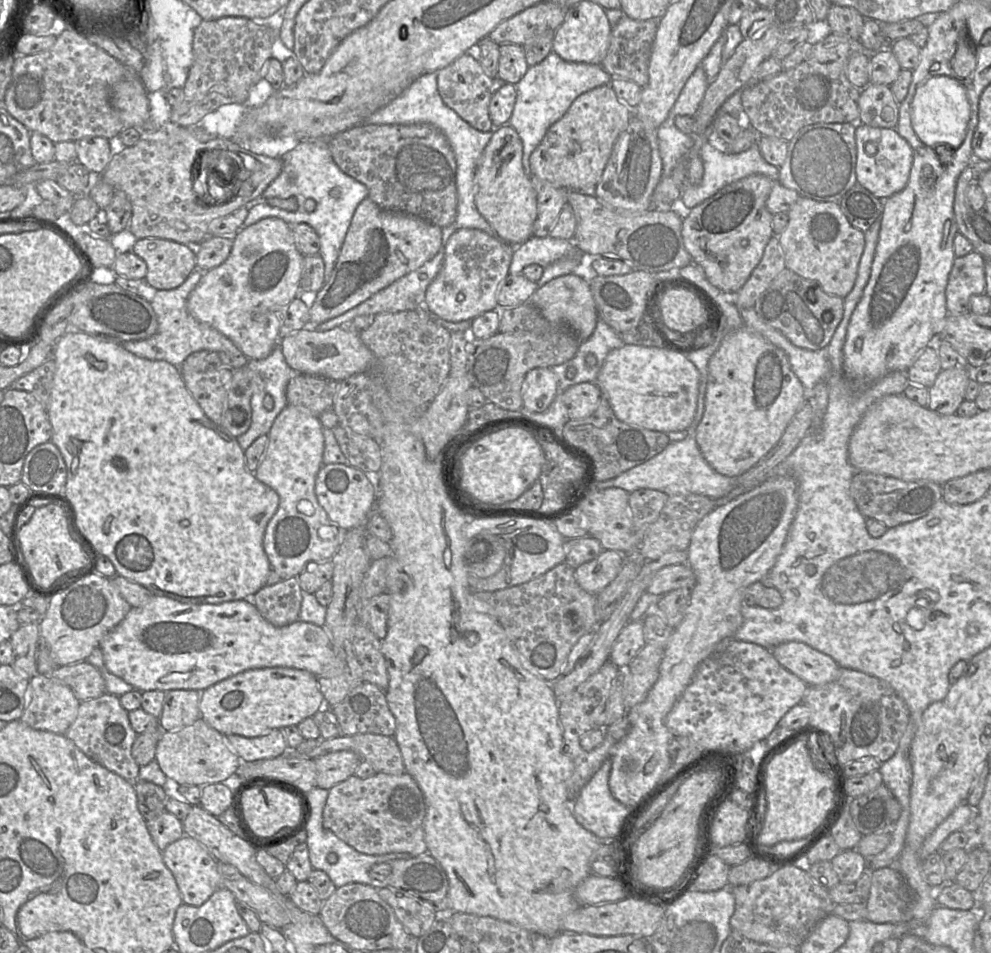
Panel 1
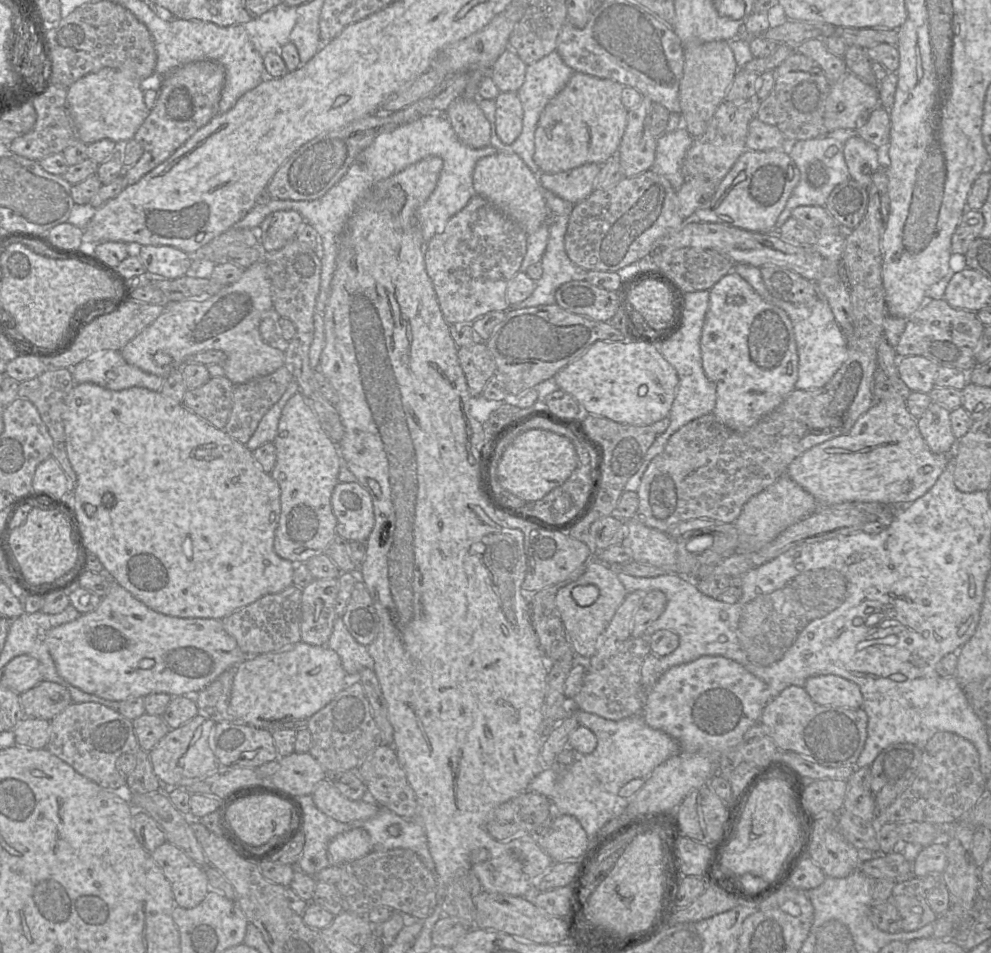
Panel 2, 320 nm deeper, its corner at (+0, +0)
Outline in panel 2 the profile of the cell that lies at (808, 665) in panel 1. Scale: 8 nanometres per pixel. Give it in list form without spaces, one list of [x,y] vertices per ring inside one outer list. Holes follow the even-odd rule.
[[[836,675],[809,677],[804,685],[810,698],[821,706],[860,708],[863,696],[854,682]]]

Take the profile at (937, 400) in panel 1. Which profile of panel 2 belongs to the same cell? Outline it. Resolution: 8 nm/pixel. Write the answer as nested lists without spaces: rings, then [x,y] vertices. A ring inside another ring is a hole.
[[[932,402],[922,417],[917,419],[923,439],[935,454],[951,454],[956,447],[958,440],[952,433],[950,412]]]

